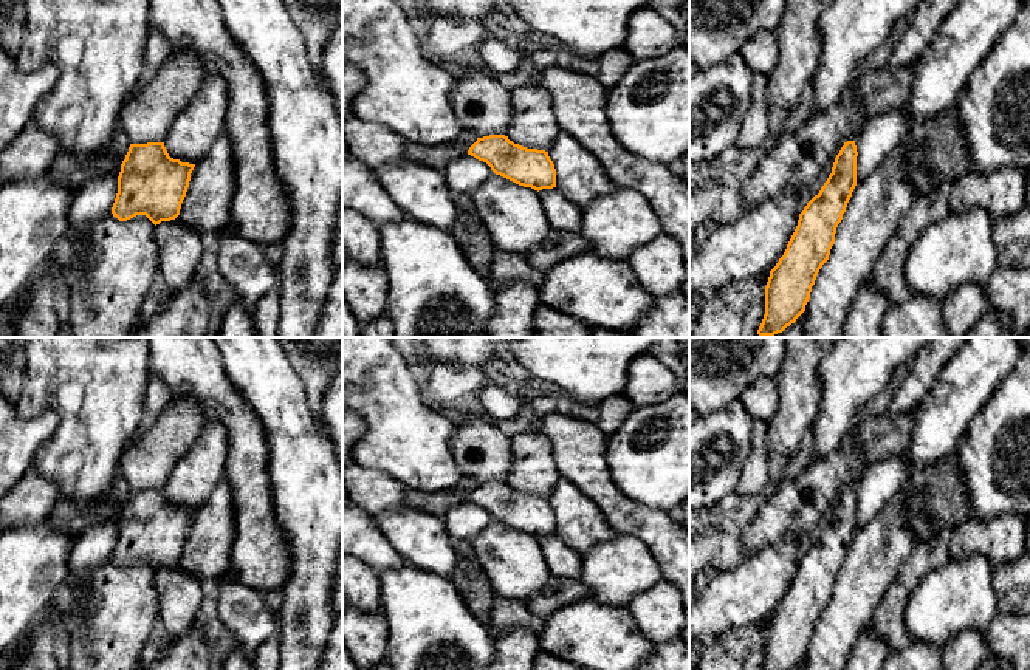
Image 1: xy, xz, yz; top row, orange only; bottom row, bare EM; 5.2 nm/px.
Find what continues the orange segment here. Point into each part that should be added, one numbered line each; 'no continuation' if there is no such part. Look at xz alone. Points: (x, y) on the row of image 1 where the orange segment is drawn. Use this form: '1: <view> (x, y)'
no continuation

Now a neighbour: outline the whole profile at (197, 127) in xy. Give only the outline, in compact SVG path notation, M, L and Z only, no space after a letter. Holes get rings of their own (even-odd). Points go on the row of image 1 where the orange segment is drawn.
M208 76L164 141L169 156L189 164L200 162L223 132L226 111L226 82L218 76Z

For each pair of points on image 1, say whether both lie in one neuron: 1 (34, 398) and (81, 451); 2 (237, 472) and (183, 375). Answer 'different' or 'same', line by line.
1: same
2: same

